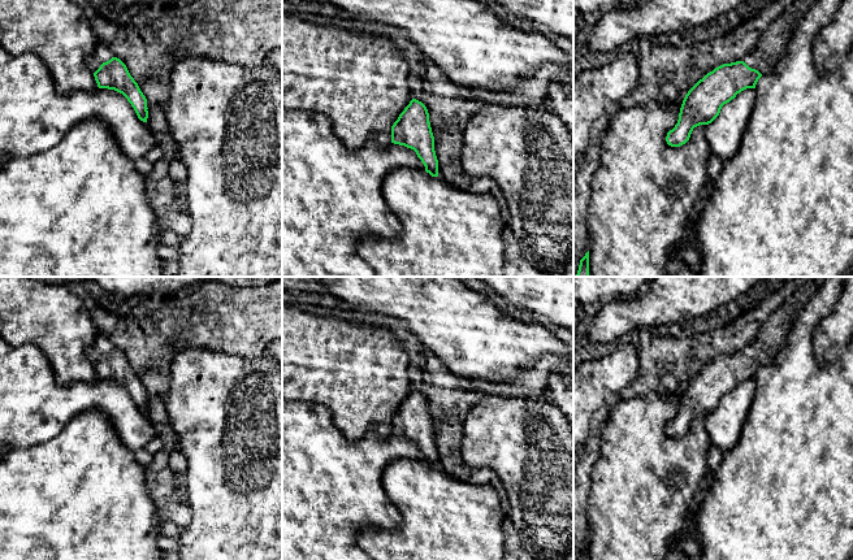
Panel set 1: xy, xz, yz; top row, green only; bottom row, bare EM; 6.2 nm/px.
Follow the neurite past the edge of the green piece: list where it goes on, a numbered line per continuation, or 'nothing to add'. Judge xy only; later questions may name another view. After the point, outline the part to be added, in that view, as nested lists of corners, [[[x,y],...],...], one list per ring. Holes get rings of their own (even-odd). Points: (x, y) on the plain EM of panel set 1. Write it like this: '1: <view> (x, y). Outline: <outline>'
1: xy (102, 344). Outline: [[[98,333],[94,344],[87,350],[87,356],[95,364],[103,353],[109,352],[112,348],[116,348],[113,343],[104,334]]]

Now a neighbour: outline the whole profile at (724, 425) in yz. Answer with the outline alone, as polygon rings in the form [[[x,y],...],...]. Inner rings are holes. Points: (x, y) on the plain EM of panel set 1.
[[[755,379],[741,382],[724,395],[719,407],[706,417],[706,430],[714,446],[726,451],[739,443],[754,392]]]

